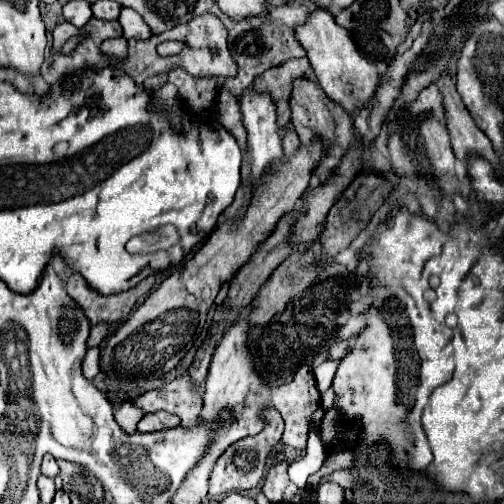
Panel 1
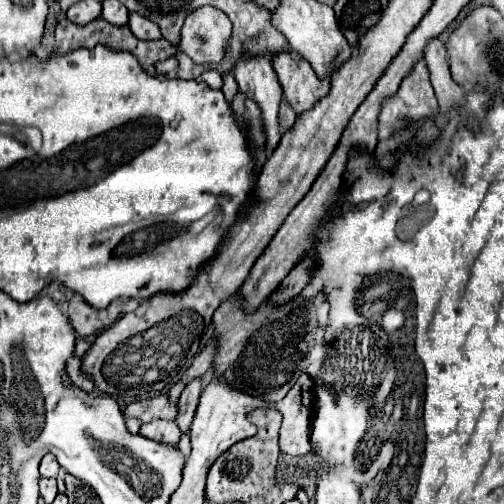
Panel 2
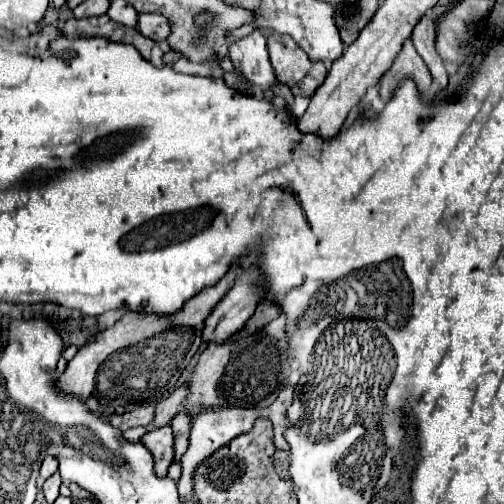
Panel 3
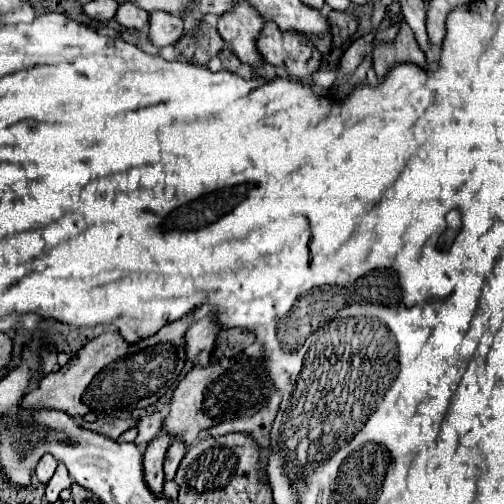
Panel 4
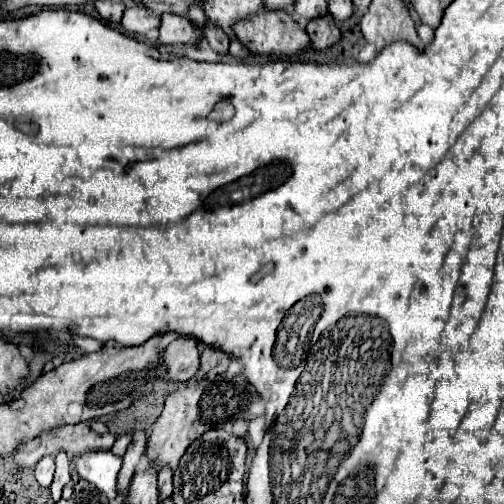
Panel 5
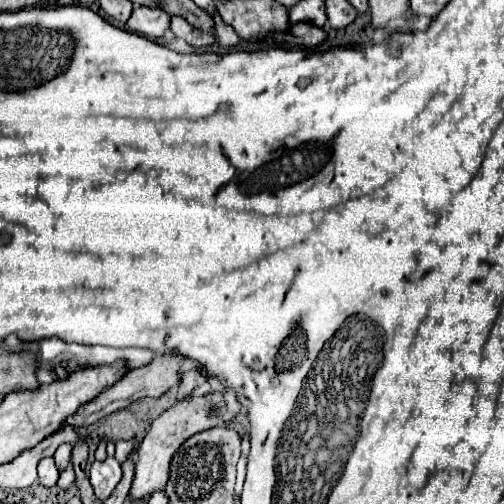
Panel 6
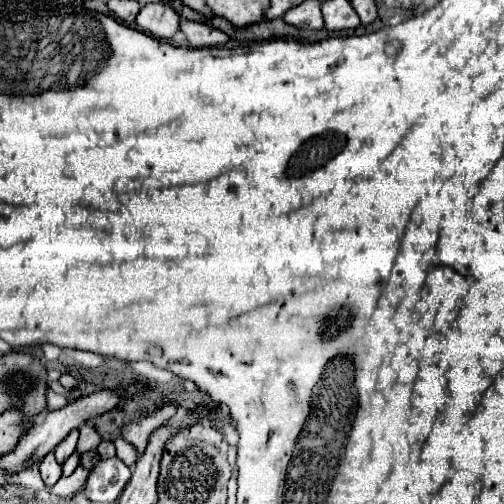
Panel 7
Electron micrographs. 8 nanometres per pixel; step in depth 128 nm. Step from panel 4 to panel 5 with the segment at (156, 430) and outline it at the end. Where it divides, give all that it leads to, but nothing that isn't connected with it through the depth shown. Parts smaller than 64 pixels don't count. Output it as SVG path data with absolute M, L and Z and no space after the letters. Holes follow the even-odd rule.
M136 430L136 432L134 432L134 438L132 438L132 442L130 442L130 446L128 446L126 454L124 454L124 466L122 466L122 470L120 470L120 490L122 490L122 492L128 490L130 478L132 478L132 474L134 474L134 470L140 466L140 460L142 460L142 456L144 456L146 444L148 444L146 440L148 440L146 430L144 430L144 432L142 432L142 430Z

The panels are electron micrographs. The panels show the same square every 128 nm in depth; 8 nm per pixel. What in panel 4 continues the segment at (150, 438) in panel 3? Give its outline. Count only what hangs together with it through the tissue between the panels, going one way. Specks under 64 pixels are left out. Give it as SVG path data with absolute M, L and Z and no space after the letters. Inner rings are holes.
M162 432L146 446L146 452L144 452L144 476L148 480L148 486L152 486L152 492L156 494L162 492L162 484L164 484L162 464L164 464L164 456L170 446L170 440L172 438Z

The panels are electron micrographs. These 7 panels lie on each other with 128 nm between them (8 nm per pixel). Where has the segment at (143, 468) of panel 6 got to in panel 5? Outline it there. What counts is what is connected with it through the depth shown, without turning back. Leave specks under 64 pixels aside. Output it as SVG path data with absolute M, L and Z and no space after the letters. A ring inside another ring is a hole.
M194 380L184 382L182 388L172 392L166 398L164 410L160 418L154 422L150 438L148 438L148 450L146 458L156 462L158 468L164 464L170 464L172 470L176 470L178 460L184 456L186 448L200 438L210 428L218 428L232 418L238 418L246 412L248 404L252 400L258 400L258 392L246 384L246 380L238 380L238 386L232 380ZM242 384L242 386L240 386ZM240 386L240 388L238 388Z

